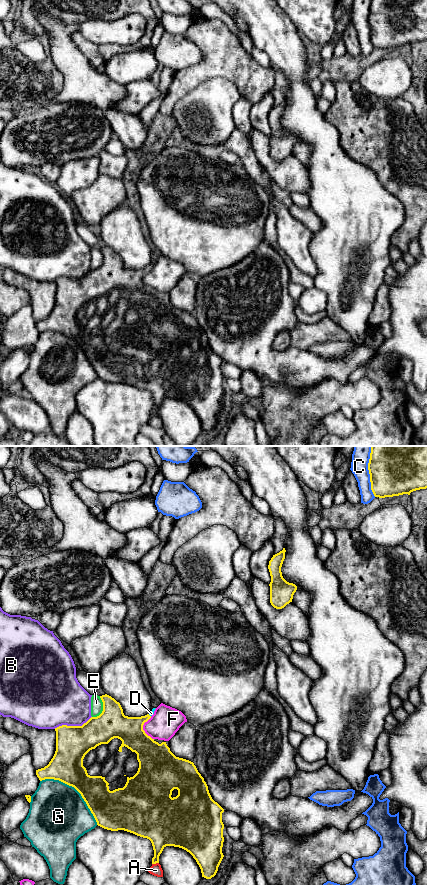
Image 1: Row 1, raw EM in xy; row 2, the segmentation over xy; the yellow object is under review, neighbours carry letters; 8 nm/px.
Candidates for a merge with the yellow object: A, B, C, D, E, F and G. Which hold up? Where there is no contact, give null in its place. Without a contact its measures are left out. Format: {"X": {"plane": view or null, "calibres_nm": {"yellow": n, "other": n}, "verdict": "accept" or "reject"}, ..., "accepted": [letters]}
{"A": {"plane": "xy", "calibres_nm": {"yellow": 220, "other": 90}, "verdict": "reject"}, "B": {"plane": "xy", "calibres_nm": {"yellow": 280, "other": 420}, "verdict": "reject"}, "C": {"plane": "xy", "calibres_nm": {"yellow": 460, "other": 140}, "verdict": "reject"}, "D": {"plane": "xy", "calibres_nm": {"yellow": 220, "other": 40}, "verdict": "accept"}, "E": {"plane": "xy", "calibres_nm": {"yellow": 240, "other": 100}, "verdict": "reject"}, "F": {"plane": "xy", "calibres_nm": {"yellow": 240, "other": 240}, "verdict": "reject"}, "G": {"plane": "xy", "calibres_nm": {"yellow": 260, "other": 480}, "verdict": "reject"}, "accepted": ["D"]}

